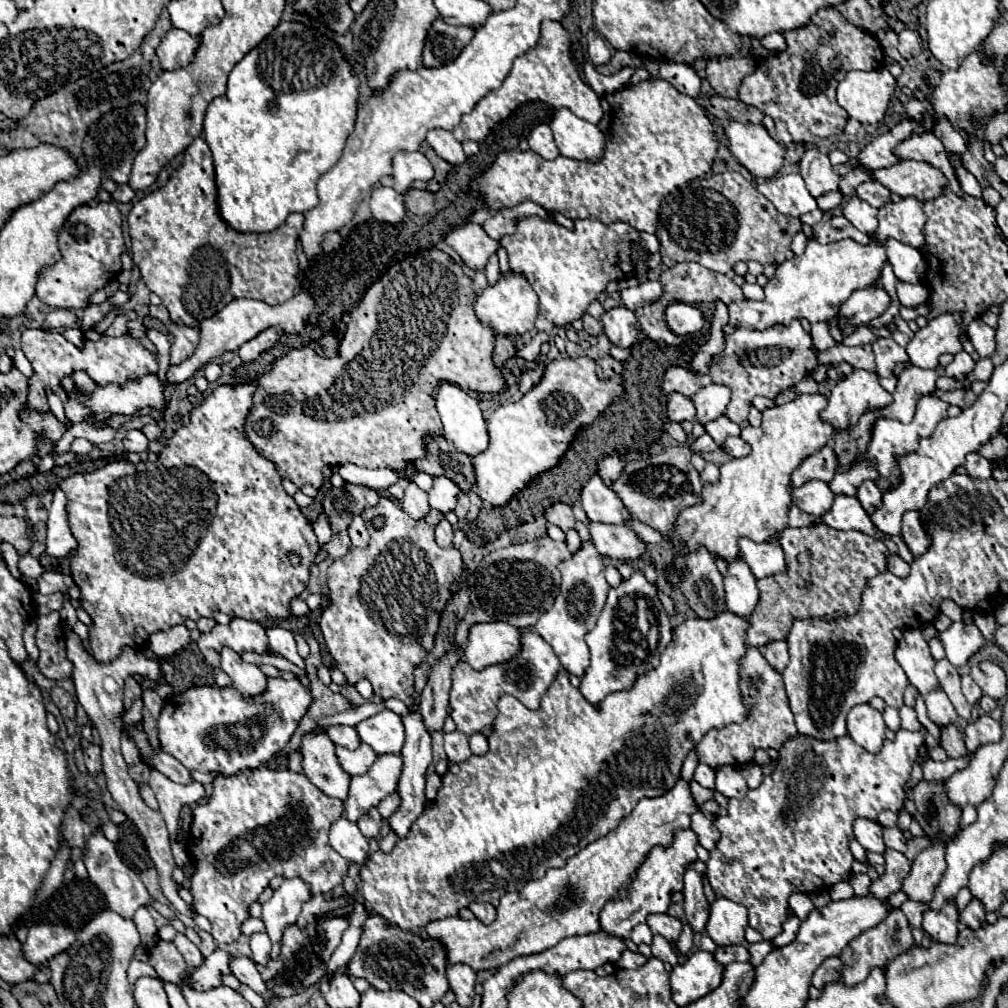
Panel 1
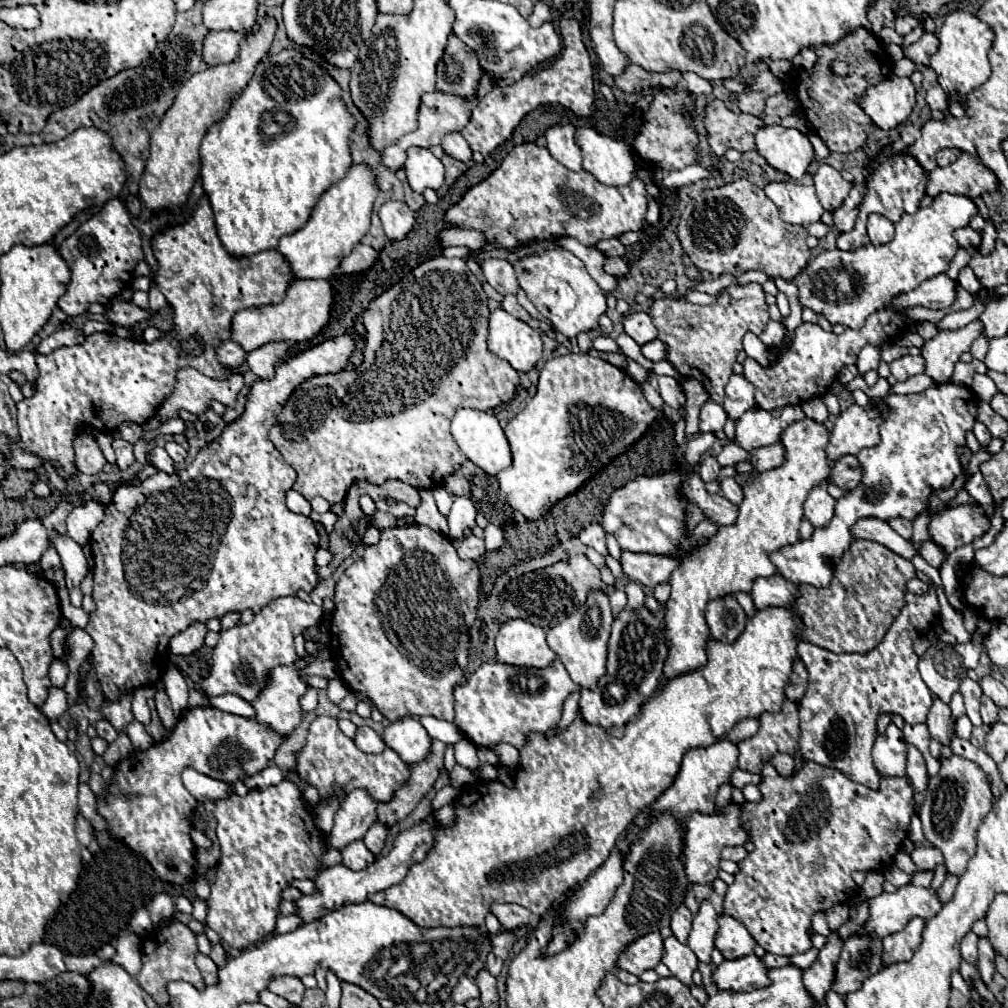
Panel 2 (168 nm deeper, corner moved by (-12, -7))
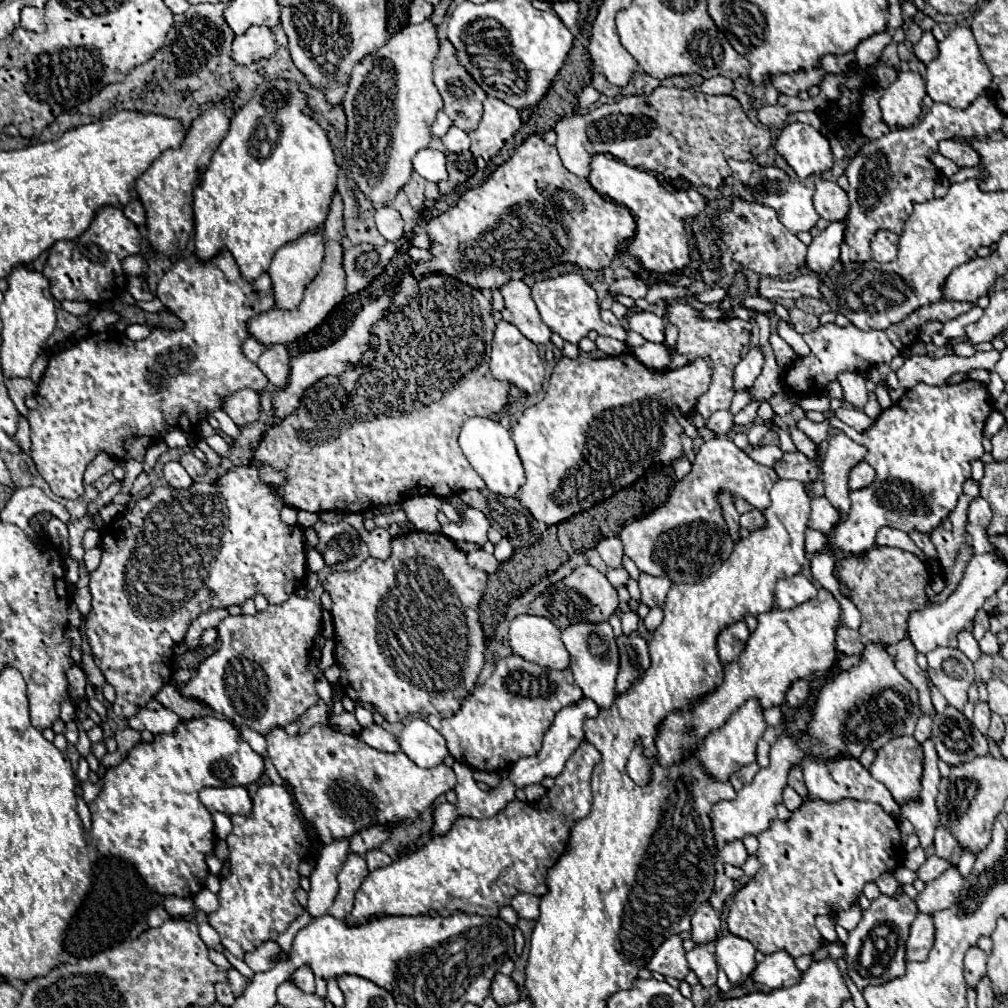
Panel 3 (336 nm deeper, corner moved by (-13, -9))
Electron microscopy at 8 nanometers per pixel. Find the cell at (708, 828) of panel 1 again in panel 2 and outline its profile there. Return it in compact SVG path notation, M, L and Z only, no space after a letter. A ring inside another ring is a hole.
M725 847L725 849L721 851L721 857L739 863L739 861L743 861L743 859L747 857L747 849L745 849L745 847Z

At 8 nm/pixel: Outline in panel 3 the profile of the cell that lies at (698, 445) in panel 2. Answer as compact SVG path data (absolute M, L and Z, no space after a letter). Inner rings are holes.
M760 401L750 402L743 410L734 416L735 425L746 425L753 423L756 418L756 412L760 406Z

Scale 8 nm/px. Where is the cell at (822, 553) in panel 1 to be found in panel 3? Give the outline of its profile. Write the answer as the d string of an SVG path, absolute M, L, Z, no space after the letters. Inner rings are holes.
M872 547L870 551L848 557L842 561L838 581L850 589L850 601L862 613L862 625L850 629L840 623L836 629L836 651L846 655L860 655L868 643L896 643L906 635L908 617L914 611L926 607L926 585L930 583L930 571L916 557L894 547Z

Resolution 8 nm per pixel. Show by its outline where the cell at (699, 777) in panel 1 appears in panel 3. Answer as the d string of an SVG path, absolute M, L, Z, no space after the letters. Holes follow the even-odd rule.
M784 787L784 791L782 791L782 803L788 807L788 809L798 809L800 805L802 805L802 799L800 799L800 795L792 789L792 787Z

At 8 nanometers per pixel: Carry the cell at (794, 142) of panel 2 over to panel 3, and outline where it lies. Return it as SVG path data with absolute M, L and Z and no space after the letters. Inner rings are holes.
M788 123L778 133L774 149L796 171L798 179L824 173L834 163L828 139L806 123Z

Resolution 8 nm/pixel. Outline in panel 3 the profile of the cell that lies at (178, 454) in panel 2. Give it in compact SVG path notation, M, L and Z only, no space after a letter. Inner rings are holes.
M184 453L184 455L180 455L178 461L180 461L180 465L188 471L190 477L198 477L198 475L206 473L206 465L204 465L200 459L196 459L192 453Z

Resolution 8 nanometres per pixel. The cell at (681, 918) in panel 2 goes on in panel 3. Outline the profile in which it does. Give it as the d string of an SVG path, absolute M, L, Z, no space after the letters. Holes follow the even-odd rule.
M700 905L690 921L690 935L694 943L708 943L714 941L720 929L720 915L708 905Z

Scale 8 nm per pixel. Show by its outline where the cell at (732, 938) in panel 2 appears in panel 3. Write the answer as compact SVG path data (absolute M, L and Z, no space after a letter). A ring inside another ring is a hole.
M726 933L718 937L716 941L716 961L718 967L728 975L730 983L738 985L750 977L750 971L754 969L754 945L742 937L736 937L732 933Z

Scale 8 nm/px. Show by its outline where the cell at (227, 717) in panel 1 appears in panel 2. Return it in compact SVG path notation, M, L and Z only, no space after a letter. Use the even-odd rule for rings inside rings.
M215 707L187 709L169 737L145 751L133 751L115 765L107 797L97 799L97 813L107 821L109 837L123 841L143 855L161 881L185 885L195 877L197 847L191 839L193 811L191 807L181 807L183 767L193 767L213 779L235 783L263 771L281 741L275 731L255 719L237 717Z

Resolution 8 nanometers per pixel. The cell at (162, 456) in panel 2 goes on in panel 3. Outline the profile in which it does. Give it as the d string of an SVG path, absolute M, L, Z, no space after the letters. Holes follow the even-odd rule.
M168 461L168 463L164 463L162 473L164 473L164 479L166 479L172 487L176 487L176 489L188 489L188 487L192 485L190 475L186 473L186 469L184 469L178 461Z

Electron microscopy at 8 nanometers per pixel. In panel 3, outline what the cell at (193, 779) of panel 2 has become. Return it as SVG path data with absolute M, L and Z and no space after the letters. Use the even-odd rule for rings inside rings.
M204 787L198 793L200 801L204 803L204 807L214 813L240 813L240 815L248 815L250 813L250 795L244 787Z

